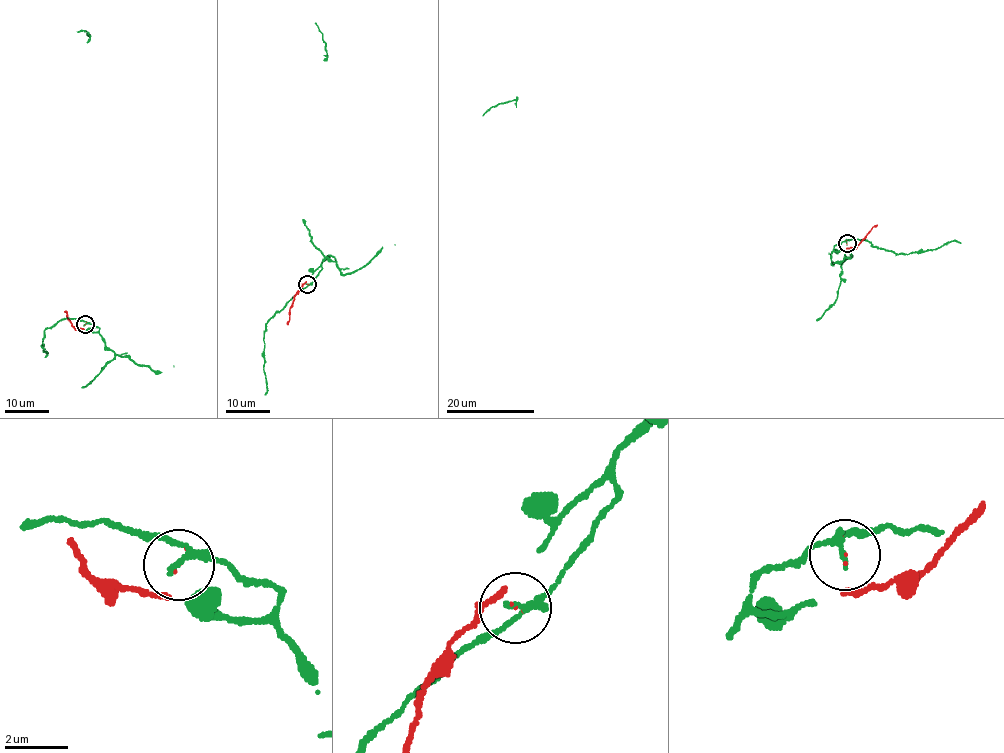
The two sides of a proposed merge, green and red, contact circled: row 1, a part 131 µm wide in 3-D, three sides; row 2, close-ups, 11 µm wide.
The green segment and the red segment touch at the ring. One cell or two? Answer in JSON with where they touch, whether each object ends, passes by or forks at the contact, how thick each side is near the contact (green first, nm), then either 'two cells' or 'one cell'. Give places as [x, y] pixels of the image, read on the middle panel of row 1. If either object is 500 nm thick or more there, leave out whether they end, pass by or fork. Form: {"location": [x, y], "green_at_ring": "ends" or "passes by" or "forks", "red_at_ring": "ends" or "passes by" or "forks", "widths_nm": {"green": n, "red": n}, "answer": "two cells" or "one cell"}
{"location": [307, 284], "green_at_ring": "passes by", "red_at_ring": "ends", "widths_nm": {"green": 170, "red": 40}, "answer": "one cell"}

